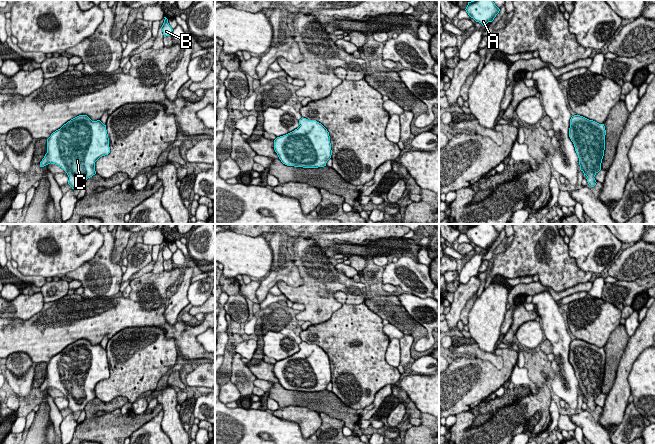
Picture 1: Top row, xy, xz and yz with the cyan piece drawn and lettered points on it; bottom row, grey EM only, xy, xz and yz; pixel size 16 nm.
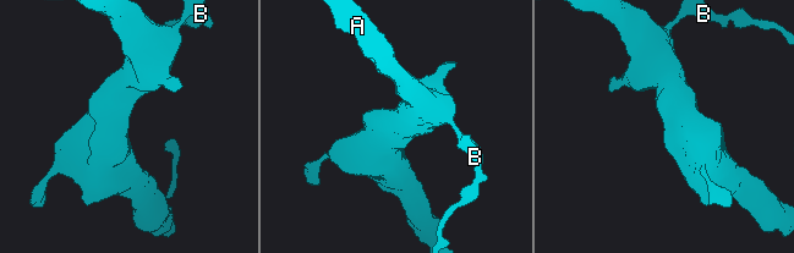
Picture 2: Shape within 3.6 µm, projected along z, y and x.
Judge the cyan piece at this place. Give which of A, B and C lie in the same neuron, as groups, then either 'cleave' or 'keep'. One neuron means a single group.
A B C; keep

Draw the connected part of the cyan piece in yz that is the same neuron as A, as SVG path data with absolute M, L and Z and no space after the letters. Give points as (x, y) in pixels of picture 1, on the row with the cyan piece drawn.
M473 0L468 2L465 10L471 18L483 26L492 22L500 11L493 0Z

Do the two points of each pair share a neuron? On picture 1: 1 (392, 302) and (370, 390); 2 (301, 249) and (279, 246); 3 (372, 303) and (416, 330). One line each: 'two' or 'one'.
1: two
2: two
3: one

